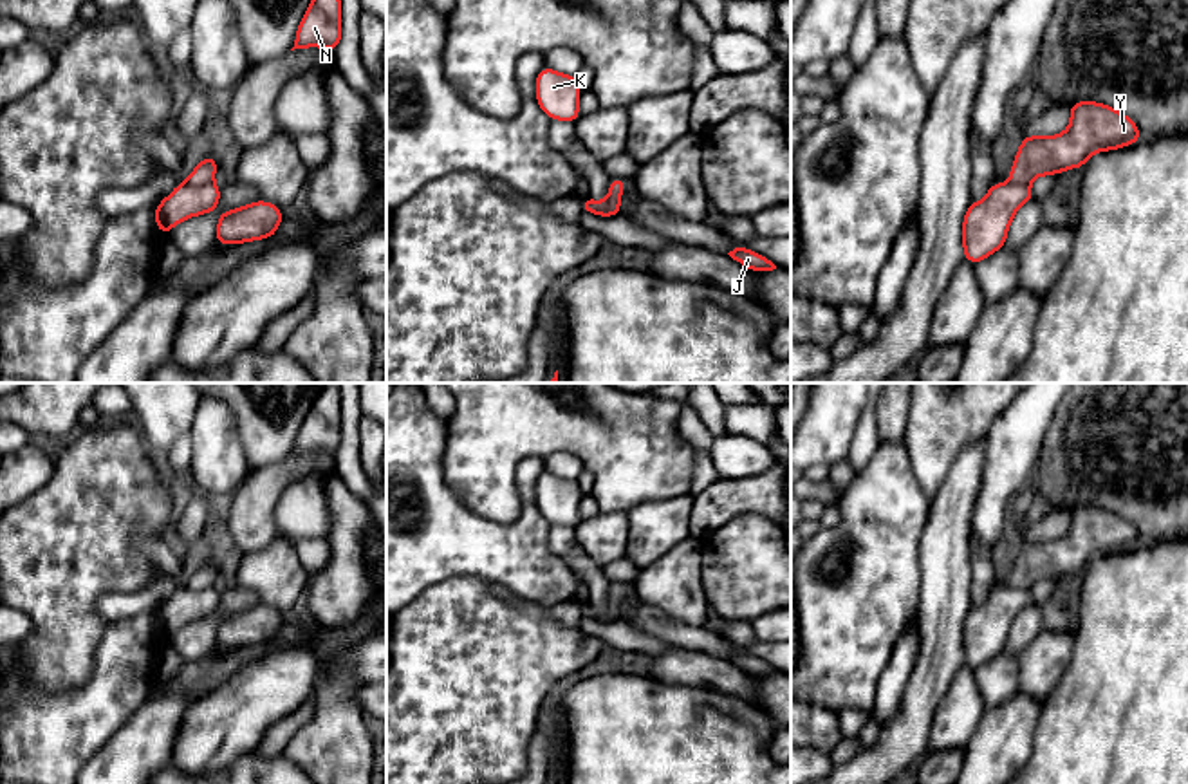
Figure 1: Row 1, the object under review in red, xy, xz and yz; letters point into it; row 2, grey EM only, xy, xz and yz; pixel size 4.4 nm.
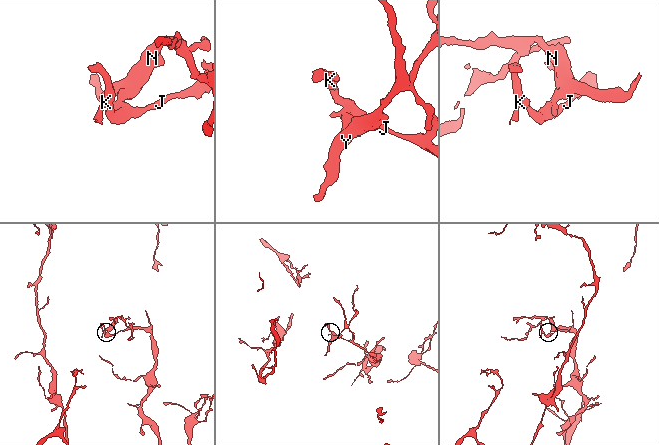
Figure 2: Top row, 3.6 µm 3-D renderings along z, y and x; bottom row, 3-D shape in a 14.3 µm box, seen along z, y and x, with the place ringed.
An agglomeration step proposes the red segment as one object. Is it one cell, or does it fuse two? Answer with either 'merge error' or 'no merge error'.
merge error

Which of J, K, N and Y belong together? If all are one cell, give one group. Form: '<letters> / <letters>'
J K / N Y

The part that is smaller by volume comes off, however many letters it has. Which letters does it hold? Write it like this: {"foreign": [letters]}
{"foreign": ["N", "Y"]}

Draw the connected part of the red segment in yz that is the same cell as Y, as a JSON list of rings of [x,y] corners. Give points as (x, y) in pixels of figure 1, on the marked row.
[[[1076,101],[1069,108],[1071,125],[1063,134],[1047,137],[1026,134],[1009,172],[1011,182],[1029,186],[1038,175],[1083,168],[1096,152],[1141,141],[1137,125],[1116,108],[1096,101]]]

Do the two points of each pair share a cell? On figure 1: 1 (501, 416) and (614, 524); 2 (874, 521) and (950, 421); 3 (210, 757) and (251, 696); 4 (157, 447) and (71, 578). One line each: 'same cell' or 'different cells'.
1: different cells
2: different cells
3: same cell
4: different cells

